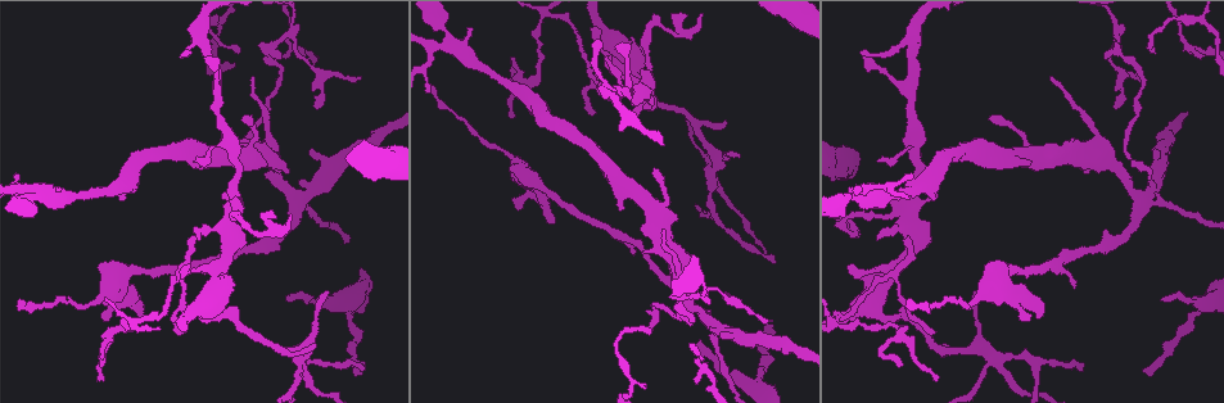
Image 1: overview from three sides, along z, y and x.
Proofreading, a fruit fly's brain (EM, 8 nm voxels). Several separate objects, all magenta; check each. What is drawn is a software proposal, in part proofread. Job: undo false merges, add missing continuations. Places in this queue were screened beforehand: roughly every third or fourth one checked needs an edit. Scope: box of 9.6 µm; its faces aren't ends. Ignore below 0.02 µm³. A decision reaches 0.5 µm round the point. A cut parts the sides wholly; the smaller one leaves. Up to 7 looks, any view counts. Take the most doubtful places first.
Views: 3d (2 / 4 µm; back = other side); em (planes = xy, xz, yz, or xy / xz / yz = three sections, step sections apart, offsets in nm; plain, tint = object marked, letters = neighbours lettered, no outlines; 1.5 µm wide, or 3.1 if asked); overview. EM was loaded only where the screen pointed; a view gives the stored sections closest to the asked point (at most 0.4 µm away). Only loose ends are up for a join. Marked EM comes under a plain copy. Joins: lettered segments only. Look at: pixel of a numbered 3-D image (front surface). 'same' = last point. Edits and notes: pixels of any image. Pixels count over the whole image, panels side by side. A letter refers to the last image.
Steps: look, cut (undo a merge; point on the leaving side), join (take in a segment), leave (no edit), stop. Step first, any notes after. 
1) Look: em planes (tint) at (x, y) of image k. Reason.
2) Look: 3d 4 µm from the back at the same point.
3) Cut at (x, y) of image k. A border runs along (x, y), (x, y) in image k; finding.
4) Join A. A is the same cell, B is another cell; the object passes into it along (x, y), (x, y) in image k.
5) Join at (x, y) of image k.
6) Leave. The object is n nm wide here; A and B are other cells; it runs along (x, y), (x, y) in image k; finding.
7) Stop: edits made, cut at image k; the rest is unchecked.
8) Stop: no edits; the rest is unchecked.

Look: em planes (tint) at (196, 160) of image 1. Tapers out.

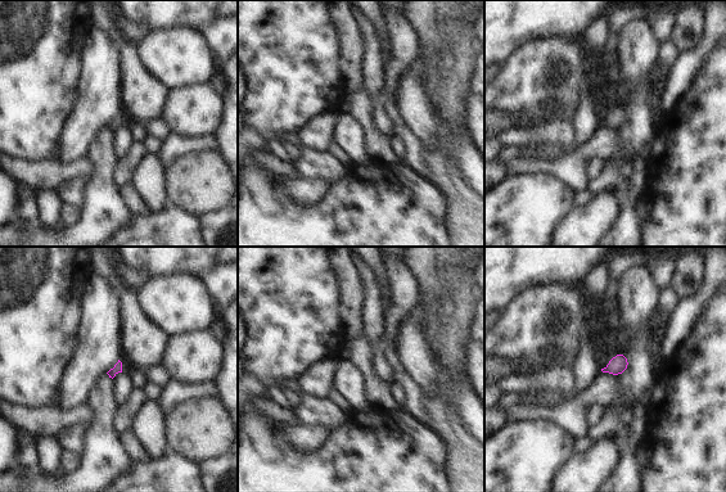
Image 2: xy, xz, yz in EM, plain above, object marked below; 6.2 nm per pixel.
Look: em planes (letters) at the same point.

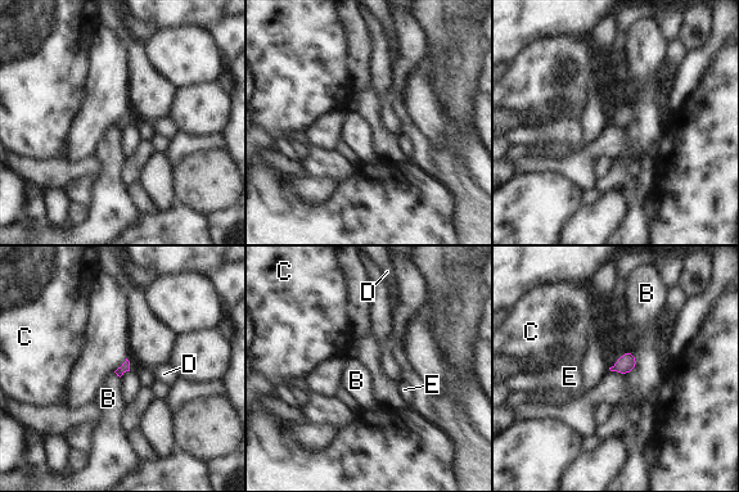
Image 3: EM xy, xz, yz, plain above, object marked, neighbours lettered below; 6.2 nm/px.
Leave. The longest contact is with B, 150 nm; B, C, D and E are other cells; a border runs along (632, 352), (636, 365), (629, 374) in image 3; none of them fits.

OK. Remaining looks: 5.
Look: em xy step 4 (tint) at (99, 379) of image 1. Thin end.

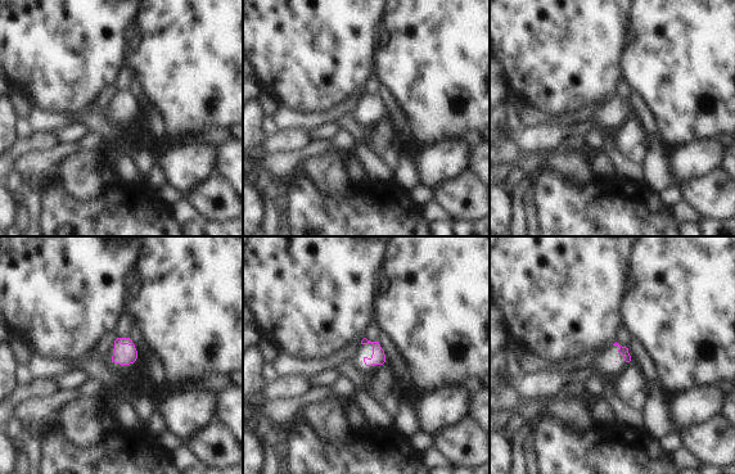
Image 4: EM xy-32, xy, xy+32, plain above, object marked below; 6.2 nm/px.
Look: em planes (letters) at the same point.

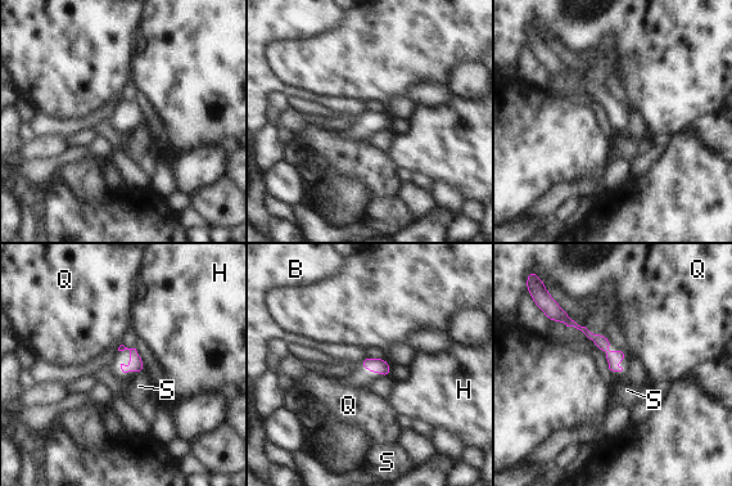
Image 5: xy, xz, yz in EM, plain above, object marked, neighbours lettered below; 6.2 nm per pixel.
Leave. The object is 90 nm wide here; the longest contact is with S, 60 nm; B, H, Q and S are other cells; no lettered segment goes on from it.

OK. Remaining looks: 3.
Look: 3d 4 µm at (518, 207) of image 1. Branch stops here.

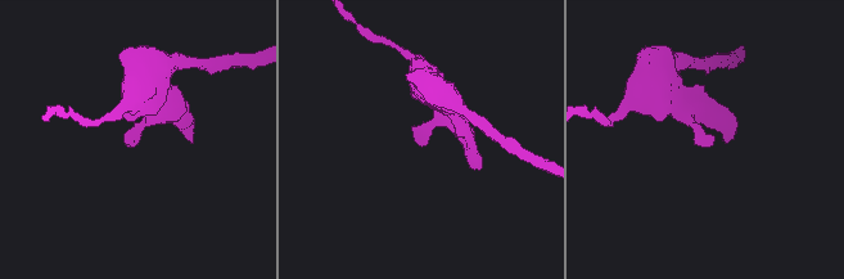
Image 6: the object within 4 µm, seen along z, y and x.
Look: em xz step 8 (tint) at (134, 147) of image 6.

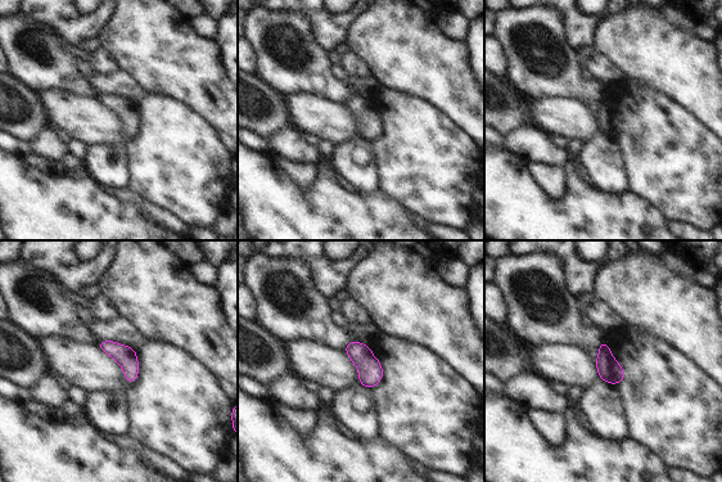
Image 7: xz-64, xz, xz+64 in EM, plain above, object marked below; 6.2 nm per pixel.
Look: em xz step 8 (letters) at the same point.

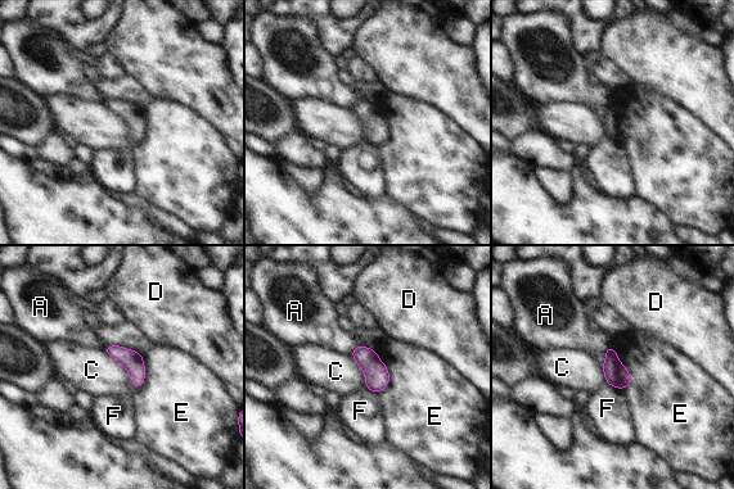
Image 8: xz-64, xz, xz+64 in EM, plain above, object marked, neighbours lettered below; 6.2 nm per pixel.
Leave. The object is 150 nm wide here; A, C, D, E and F are other cells; a border runs along (612, 347), (631, 379), (624, 389) in image 8; none of them fits.

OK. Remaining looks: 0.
Stop: no edits; the rest is unchecked.

